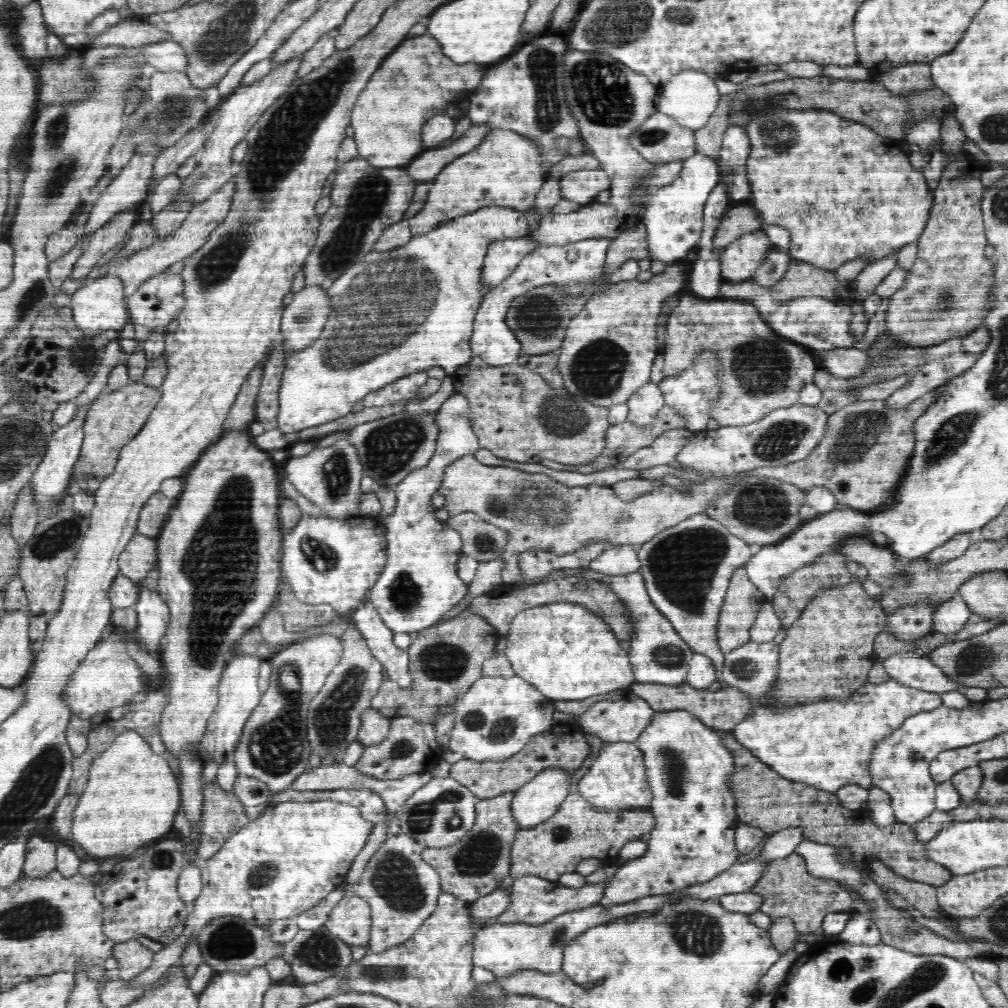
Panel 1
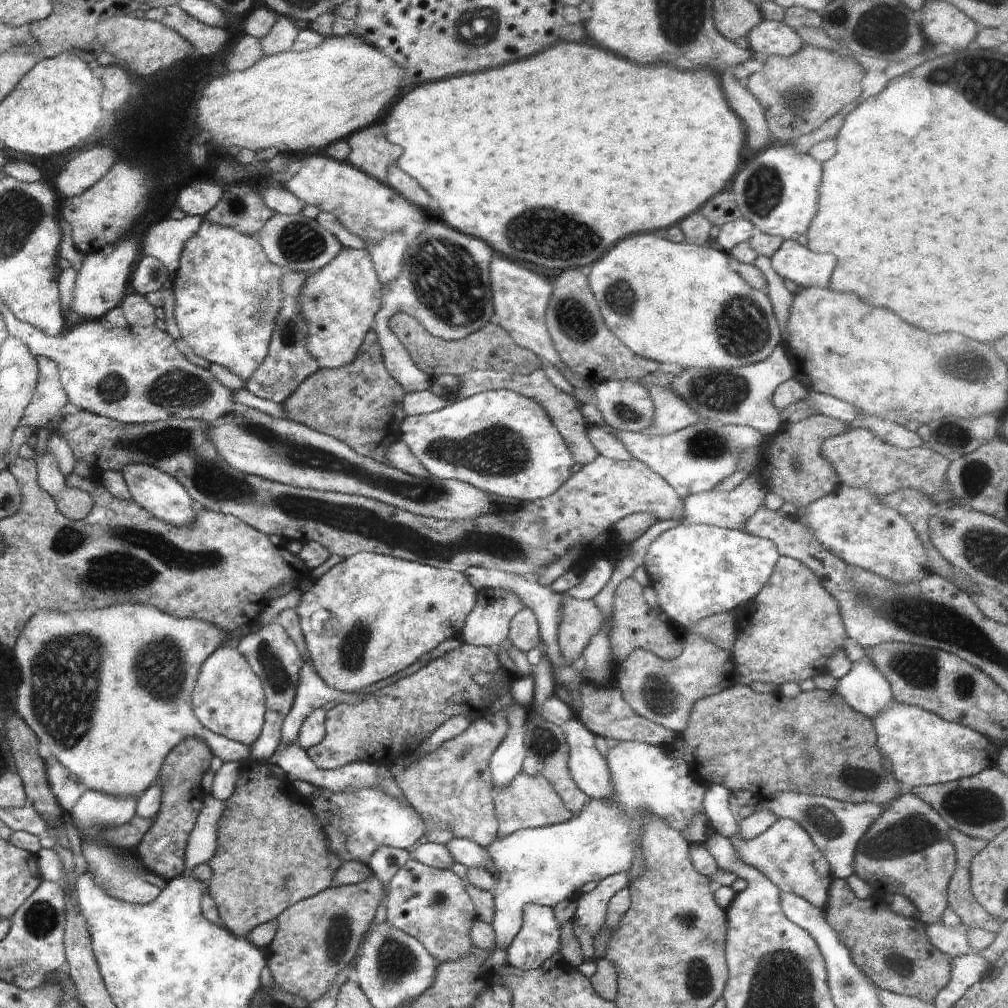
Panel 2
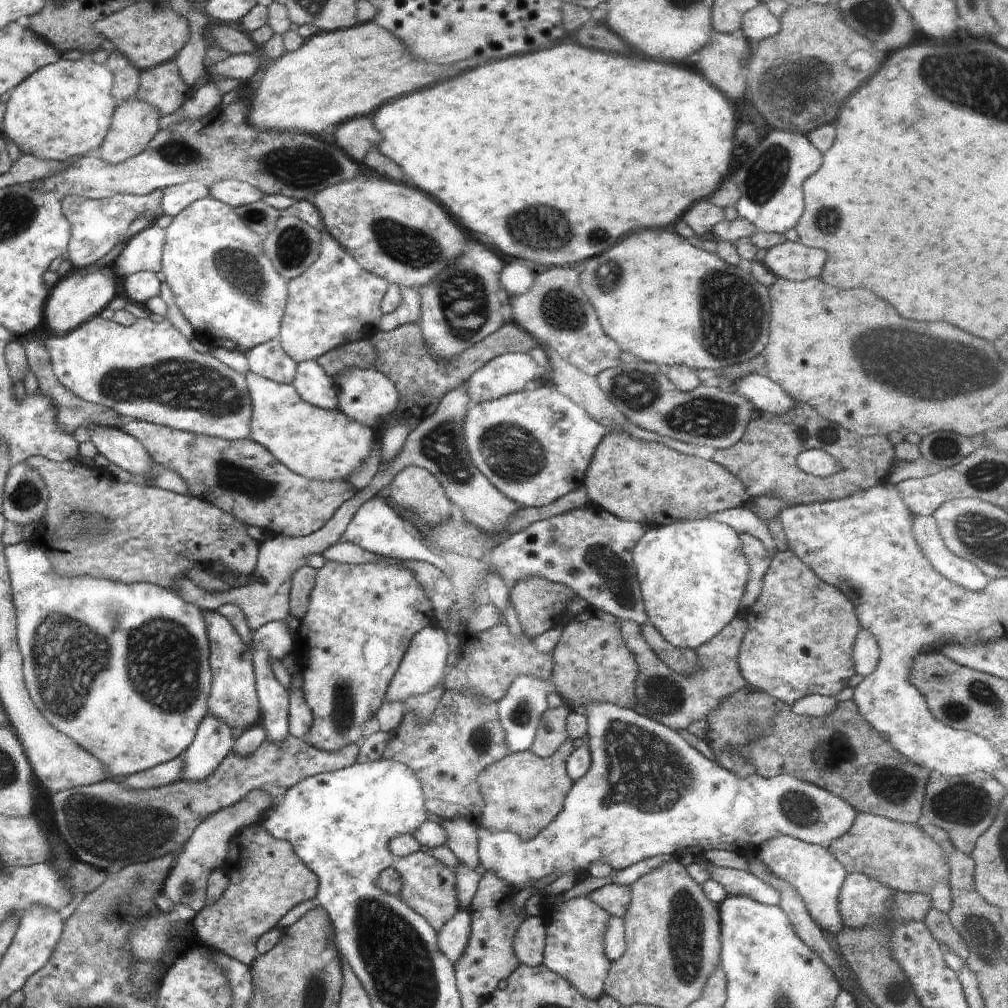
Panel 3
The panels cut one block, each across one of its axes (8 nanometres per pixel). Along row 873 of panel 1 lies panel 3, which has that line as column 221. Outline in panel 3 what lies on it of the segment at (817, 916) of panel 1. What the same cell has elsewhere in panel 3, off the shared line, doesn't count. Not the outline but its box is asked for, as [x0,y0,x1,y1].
[51,736,359,872]

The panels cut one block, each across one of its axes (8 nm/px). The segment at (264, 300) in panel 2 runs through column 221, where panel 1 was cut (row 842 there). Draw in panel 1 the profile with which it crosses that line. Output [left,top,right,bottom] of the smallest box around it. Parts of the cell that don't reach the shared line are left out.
[124,798,375,988]

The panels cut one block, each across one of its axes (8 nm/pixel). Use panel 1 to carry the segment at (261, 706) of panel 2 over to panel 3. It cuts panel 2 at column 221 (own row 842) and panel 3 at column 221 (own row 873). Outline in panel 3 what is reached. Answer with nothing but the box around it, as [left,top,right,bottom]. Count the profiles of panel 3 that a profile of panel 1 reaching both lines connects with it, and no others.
[204,611,261,729]

